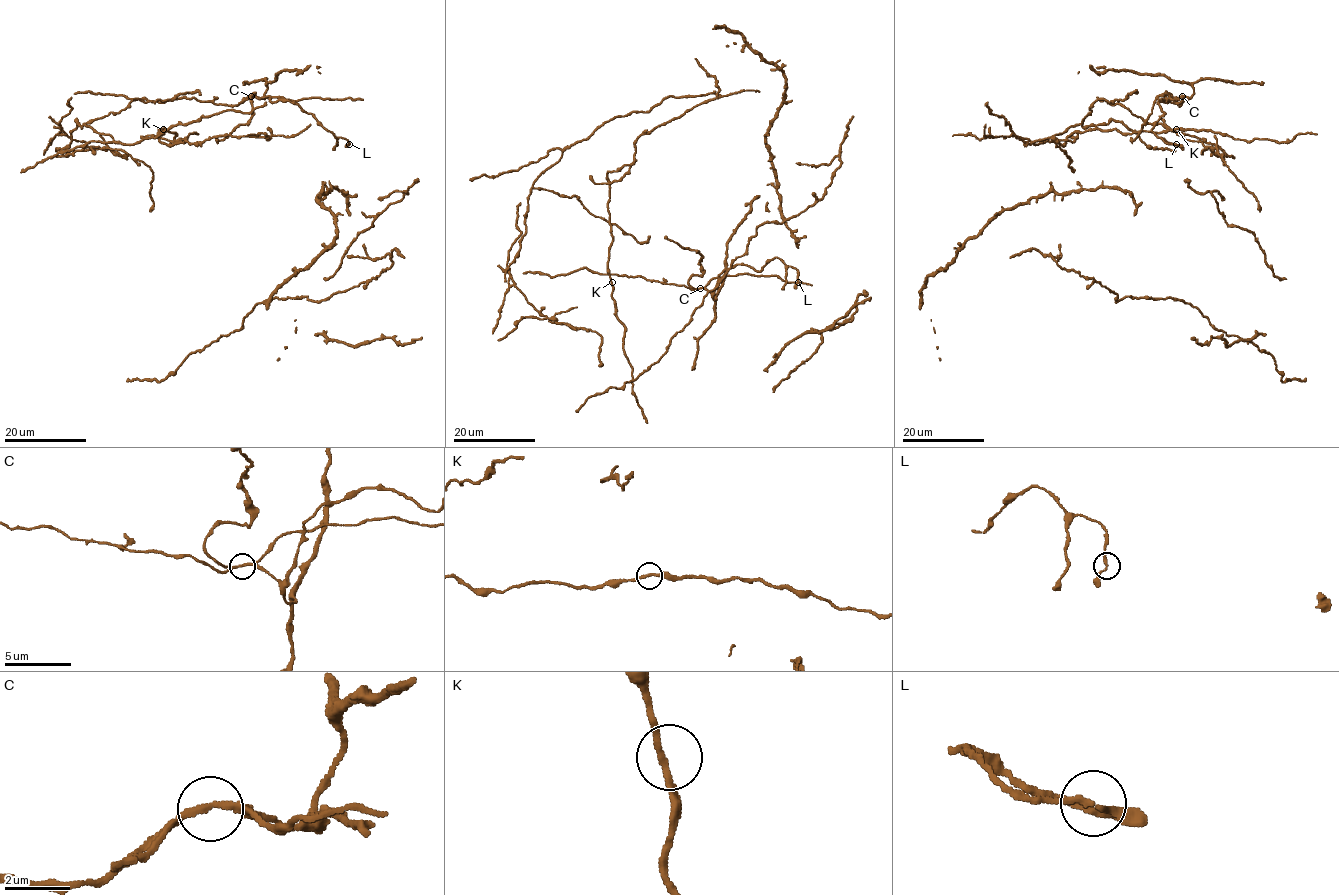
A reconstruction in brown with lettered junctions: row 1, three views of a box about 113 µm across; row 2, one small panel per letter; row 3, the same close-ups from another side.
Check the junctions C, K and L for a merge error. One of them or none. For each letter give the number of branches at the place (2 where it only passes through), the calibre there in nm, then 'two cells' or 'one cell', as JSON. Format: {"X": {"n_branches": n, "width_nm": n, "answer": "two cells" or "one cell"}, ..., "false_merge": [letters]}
{"C": {"n_branches": 2, "width_nm": 200, "answer": "two cells"}, "K": {"n_branches": 2, "width_nm": 200, "answer": "one cell"}, "L": {"n_branches": 2, "width_nm": 180, "answer": "one cell"}, "false_merge": ["C"]}

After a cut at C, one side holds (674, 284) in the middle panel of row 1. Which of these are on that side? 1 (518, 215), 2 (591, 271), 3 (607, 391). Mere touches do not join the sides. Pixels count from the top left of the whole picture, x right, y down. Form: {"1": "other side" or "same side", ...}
{"1": "same side", "2": "same side", "3": "other side"}

